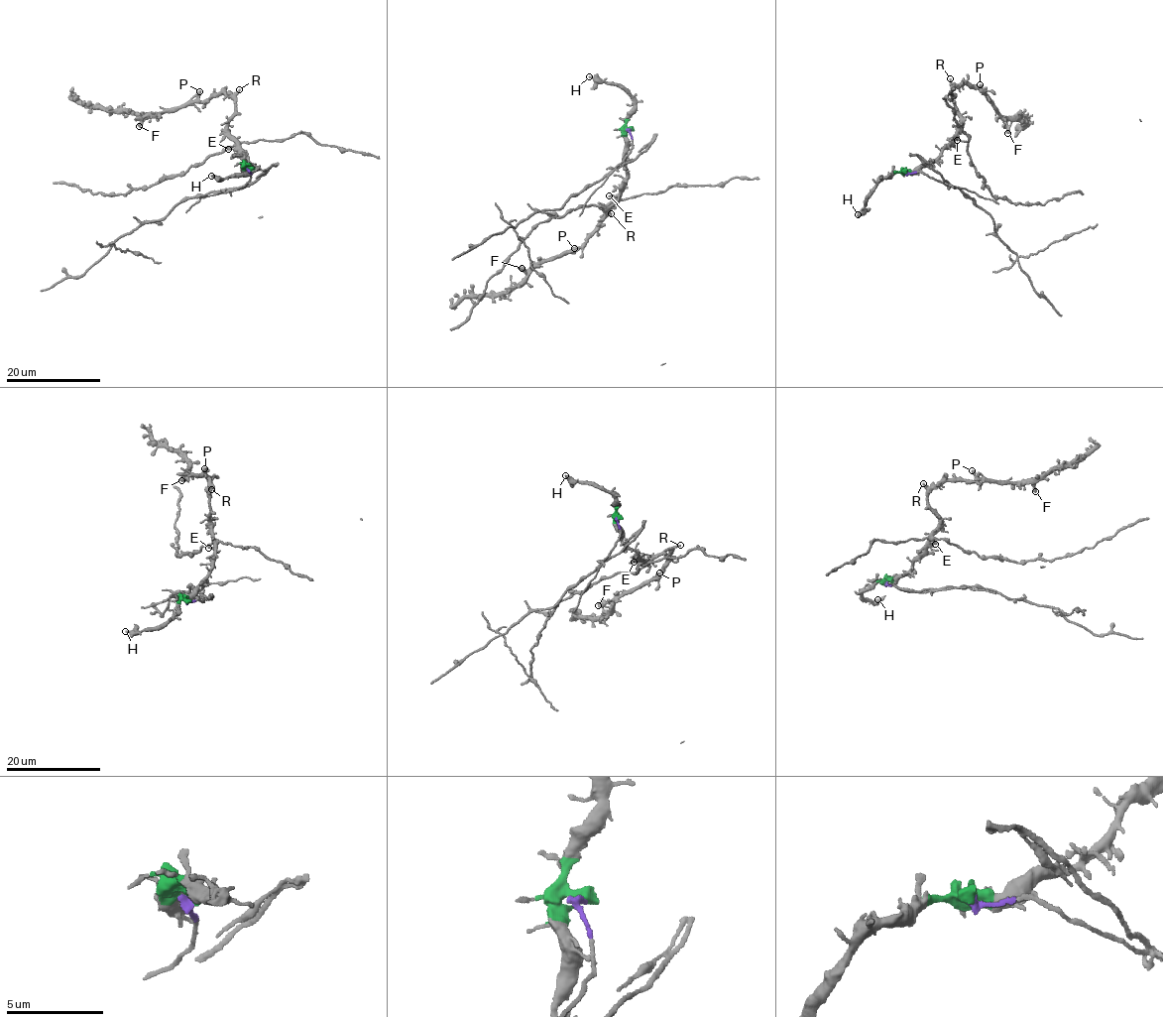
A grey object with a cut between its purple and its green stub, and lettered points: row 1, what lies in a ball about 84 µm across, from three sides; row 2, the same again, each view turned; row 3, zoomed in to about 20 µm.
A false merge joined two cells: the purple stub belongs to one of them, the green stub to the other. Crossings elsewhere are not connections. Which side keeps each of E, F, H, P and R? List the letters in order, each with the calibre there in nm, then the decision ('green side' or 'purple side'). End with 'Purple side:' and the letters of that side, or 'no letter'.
E: calibre 200 nm; green side
F: calibre 500 nm; green side
H: calibre 220 nm; green side
P: calibre 400 nm; green side
R: calibre 190 nm; green side
Purple side: no letter

